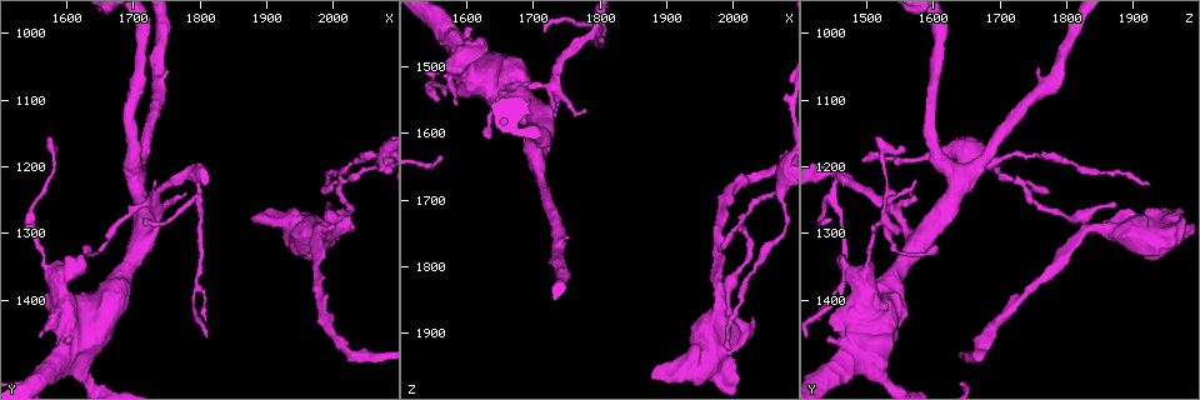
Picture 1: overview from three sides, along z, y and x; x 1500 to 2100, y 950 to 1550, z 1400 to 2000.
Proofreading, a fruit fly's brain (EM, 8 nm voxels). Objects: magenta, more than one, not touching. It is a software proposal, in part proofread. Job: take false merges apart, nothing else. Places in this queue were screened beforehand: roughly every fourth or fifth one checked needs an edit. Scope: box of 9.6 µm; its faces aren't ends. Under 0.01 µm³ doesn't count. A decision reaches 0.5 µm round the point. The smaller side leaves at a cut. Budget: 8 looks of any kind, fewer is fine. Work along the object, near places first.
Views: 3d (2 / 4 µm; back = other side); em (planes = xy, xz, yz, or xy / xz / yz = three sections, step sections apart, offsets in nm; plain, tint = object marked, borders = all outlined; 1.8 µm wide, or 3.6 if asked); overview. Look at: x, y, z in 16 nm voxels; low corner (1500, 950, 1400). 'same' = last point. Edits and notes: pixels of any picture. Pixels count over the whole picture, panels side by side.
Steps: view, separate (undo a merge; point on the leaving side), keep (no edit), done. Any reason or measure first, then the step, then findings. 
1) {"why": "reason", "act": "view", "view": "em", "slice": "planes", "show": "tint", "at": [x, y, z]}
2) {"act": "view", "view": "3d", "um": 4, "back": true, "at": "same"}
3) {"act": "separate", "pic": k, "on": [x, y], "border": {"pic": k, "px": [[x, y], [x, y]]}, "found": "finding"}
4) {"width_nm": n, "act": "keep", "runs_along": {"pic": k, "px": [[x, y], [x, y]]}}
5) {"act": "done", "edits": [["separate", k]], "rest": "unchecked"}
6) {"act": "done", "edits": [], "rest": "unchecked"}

{"why": "four or more arms meet", "act": "view", "view": "3d", "um": 2, "at": [2070, 1195, 1695]}

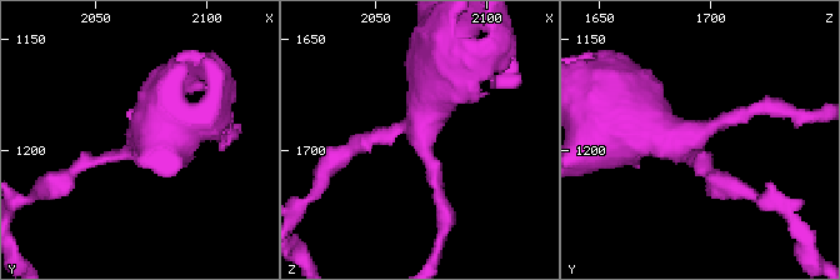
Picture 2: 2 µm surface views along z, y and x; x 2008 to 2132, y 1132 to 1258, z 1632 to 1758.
{"act": "view", "view": "em", "slice": "planes", "show": "plain", "at": [2069, 1197, 1690]}

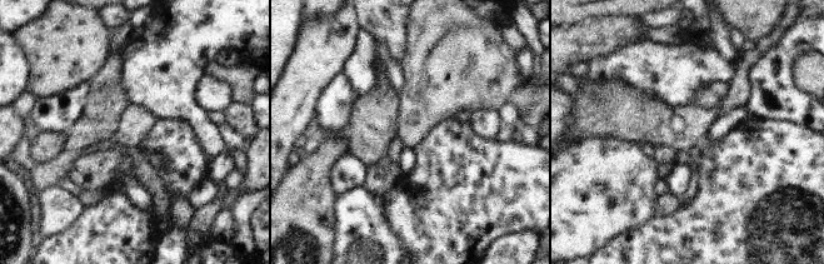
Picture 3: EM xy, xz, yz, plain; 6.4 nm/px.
{"why": "where the object lies", "act": "view", "view": "em", "slice": "planes", "show": "tint", "at": "same"}

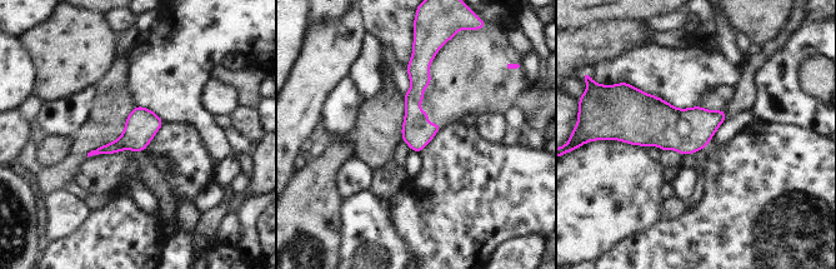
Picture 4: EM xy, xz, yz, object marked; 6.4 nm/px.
{"width_nm": 200, "act": "keep", "runs_along": {"pic": 4, "px": [[422, 59], [414, 98], [416, 148]]}, "found": "all the same cell"}

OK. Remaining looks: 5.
{"why": "thick turns thin", "act": "view", "view": "em", "slice": "yz", "step": 4, "show": "tint", "at": [1900, 1280, 1955]}

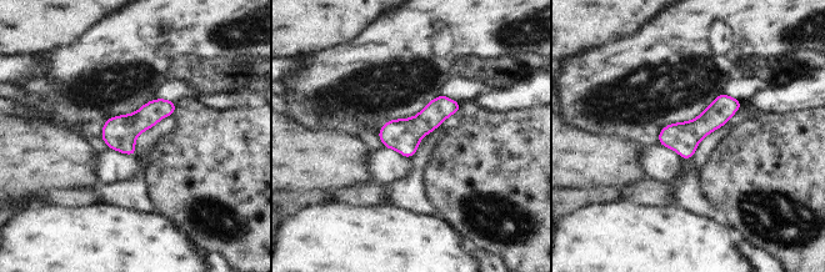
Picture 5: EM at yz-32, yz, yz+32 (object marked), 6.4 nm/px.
{"act": "keep", "found": "one cell here"}

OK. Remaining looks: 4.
{"why": "a narrow waist", "act": "view", "view": "em", "slice": "planes", "show": "tint", "at": [1720, 1310, 1570]}

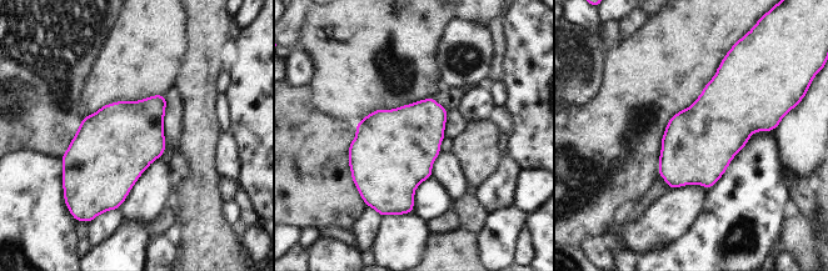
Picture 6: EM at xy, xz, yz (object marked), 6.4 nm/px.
{"width_nm": 460, "act": "keep", "found": "continuous, no second cell"}

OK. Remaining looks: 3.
{"why": "sharp bend", "act": "view", "view": "em", "slice": "planes", "show": "tint", "at": [1545, 1280, 1530]}

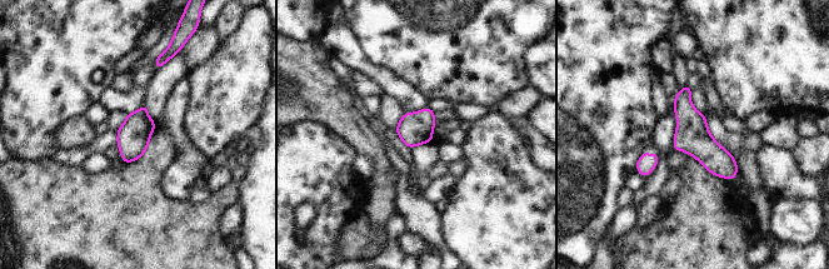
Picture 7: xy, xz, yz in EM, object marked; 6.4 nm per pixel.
{"act": "keep", "runs_along": {"pic": 7, "px": [[687, 89], [692, 135], [732, 175]]}, "found": "continuous, no second cell"}

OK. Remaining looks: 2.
{"act": "done", "edits": [], "rest": "unchecked"}

